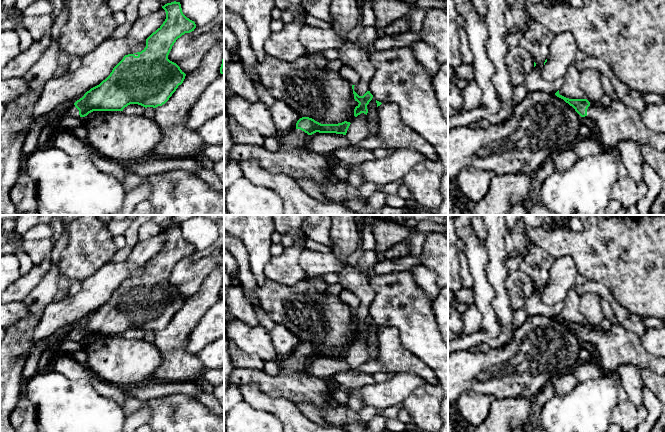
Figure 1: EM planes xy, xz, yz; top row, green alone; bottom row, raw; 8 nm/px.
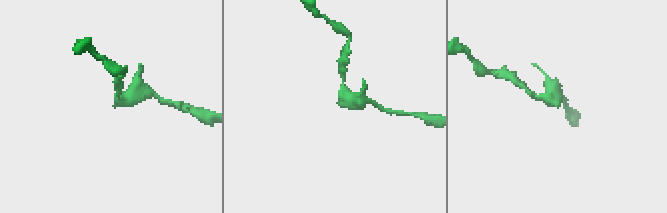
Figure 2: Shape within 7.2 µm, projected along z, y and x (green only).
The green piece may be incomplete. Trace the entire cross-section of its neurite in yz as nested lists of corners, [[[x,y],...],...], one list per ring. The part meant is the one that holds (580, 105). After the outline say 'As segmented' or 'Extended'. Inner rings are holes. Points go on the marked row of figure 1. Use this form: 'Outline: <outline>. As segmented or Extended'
Outline: [[[559,90],[555,95],[572,106],[581,117],[588,116],[594,122],[596,138],[604,149],[616,150],[619,143],[626,140],[640,146],[649,145],[659,151],[665,149],[665,134],[648,128],[640,112],[619,99],[603,106],[587,99],[566,98],[559,94]]]. Extended

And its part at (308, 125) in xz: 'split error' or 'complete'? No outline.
split error

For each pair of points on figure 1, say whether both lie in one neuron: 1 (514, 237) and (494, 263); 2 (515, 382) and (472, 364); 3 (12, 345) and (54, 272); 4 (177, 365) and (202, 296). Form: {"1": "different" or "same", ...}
{"1": "different", "2": "same", "3": "same", "4": "same"}

